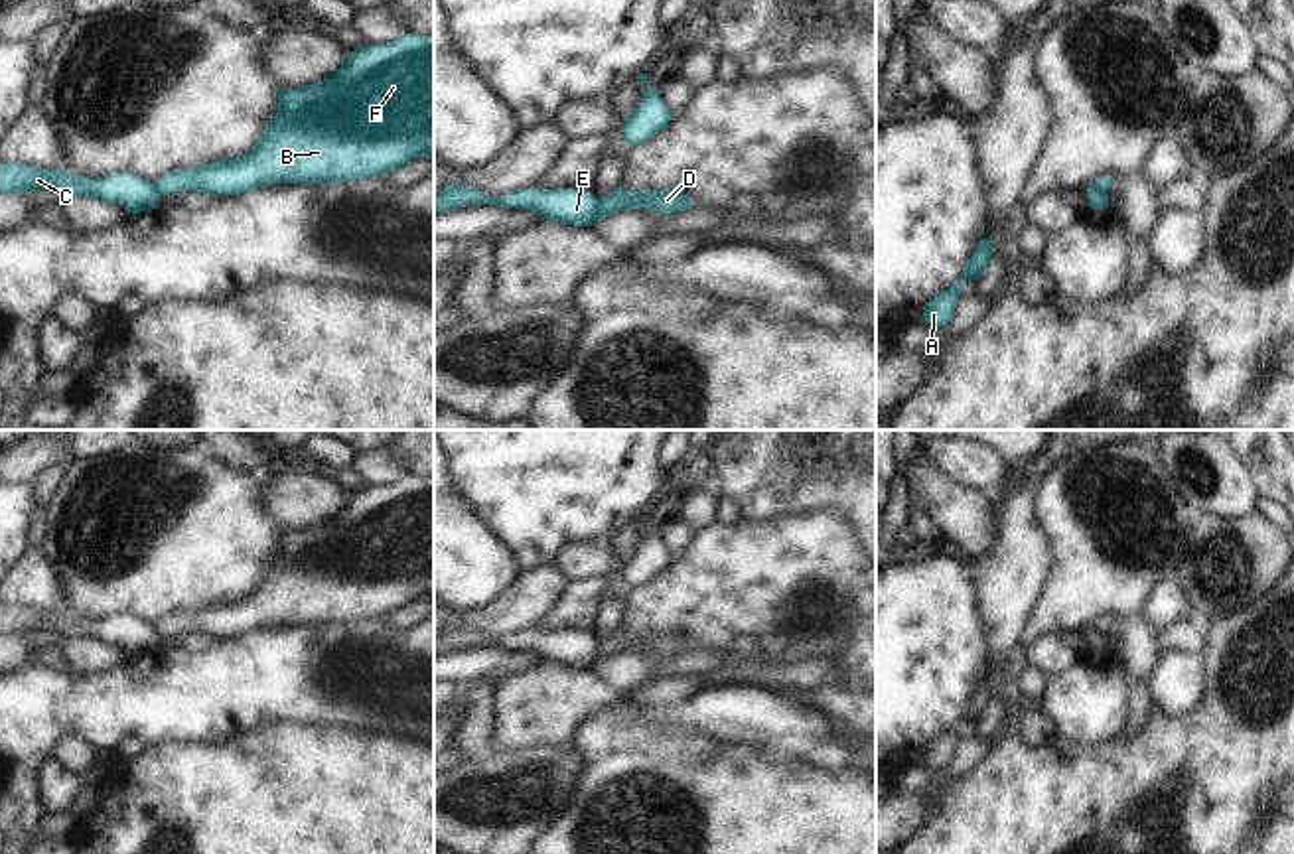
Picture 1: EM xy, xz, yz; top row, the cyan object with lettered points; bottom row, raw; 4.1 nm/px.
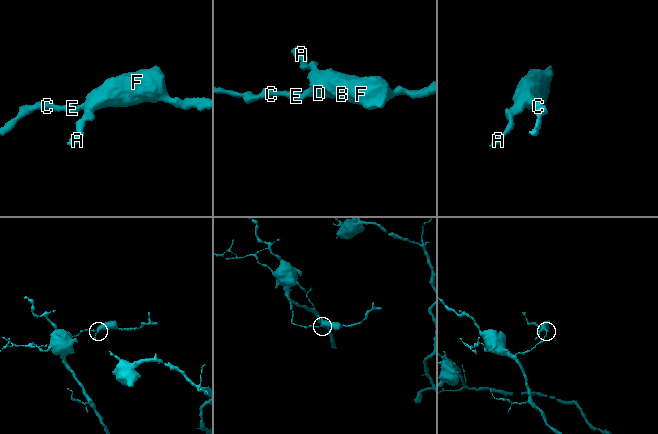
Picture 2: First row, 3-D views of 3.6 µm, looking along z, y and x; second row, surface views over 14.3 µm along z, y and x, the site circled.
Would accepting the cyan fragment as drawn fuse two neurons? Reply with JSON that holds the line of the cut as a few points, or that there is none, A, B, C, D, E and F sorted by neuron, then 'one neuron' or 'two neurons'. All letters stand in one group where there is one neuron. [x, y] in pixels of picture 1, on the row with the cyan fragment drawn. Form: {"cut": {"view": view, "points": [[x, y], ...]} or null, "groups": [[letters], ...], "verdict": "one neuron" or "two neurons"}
{"cut": {"view": "xz", "points": [[598, 202], [594, 219]]}, "groups": [["A", "B", "D", "F"], ["C", "E"]], "verdict": "two neurons"}

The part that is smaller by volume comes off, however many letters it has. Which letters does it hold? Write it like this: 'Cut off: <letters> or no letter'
Cut off: A, B, D, F

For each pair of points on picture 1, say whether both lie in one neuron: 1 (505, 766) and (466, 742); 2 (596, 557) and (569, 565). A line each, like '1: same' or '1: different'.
1: different
2: same

